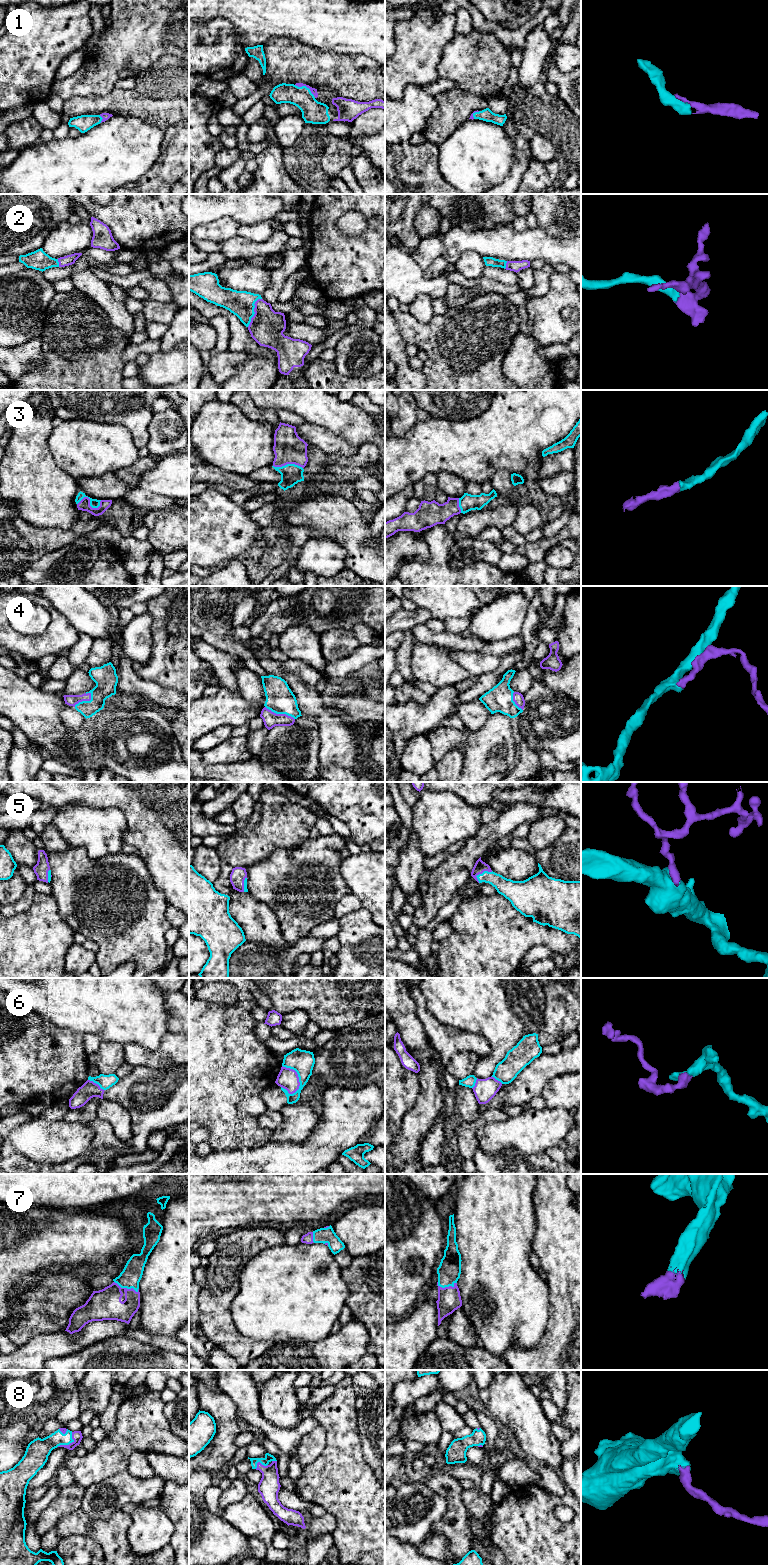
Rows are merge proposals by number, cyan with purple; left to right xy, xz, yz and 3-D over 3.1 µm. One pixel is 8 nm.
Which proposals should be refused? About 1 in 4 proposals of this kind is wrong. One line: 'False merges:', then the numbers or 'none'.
False merges: 6

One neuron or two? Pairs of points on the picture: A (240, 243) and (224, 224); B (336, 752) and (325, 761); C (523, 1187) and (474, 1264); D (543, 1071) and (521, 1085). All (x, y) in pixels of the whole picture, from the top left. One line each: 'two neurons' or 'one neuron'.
A: two neurons
B: one neuron
C: one neuron
D: one neuron

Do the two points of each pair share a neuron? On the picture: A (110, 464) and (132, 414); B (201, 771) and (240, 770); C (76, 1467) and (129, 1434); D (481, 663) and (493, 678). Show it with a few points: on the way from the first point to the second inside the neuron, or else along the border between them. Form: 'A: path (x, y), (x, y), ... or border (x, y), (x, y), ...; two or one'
A: border (103, 422), (123, 425), (137, 448); two
B: path (211, 771), (230, 771); one
C: path (89, 1467), (98, 1465), (116, 1447); one
D: border (500, 656), (500, 664), (493, 671), (479, 676); two

